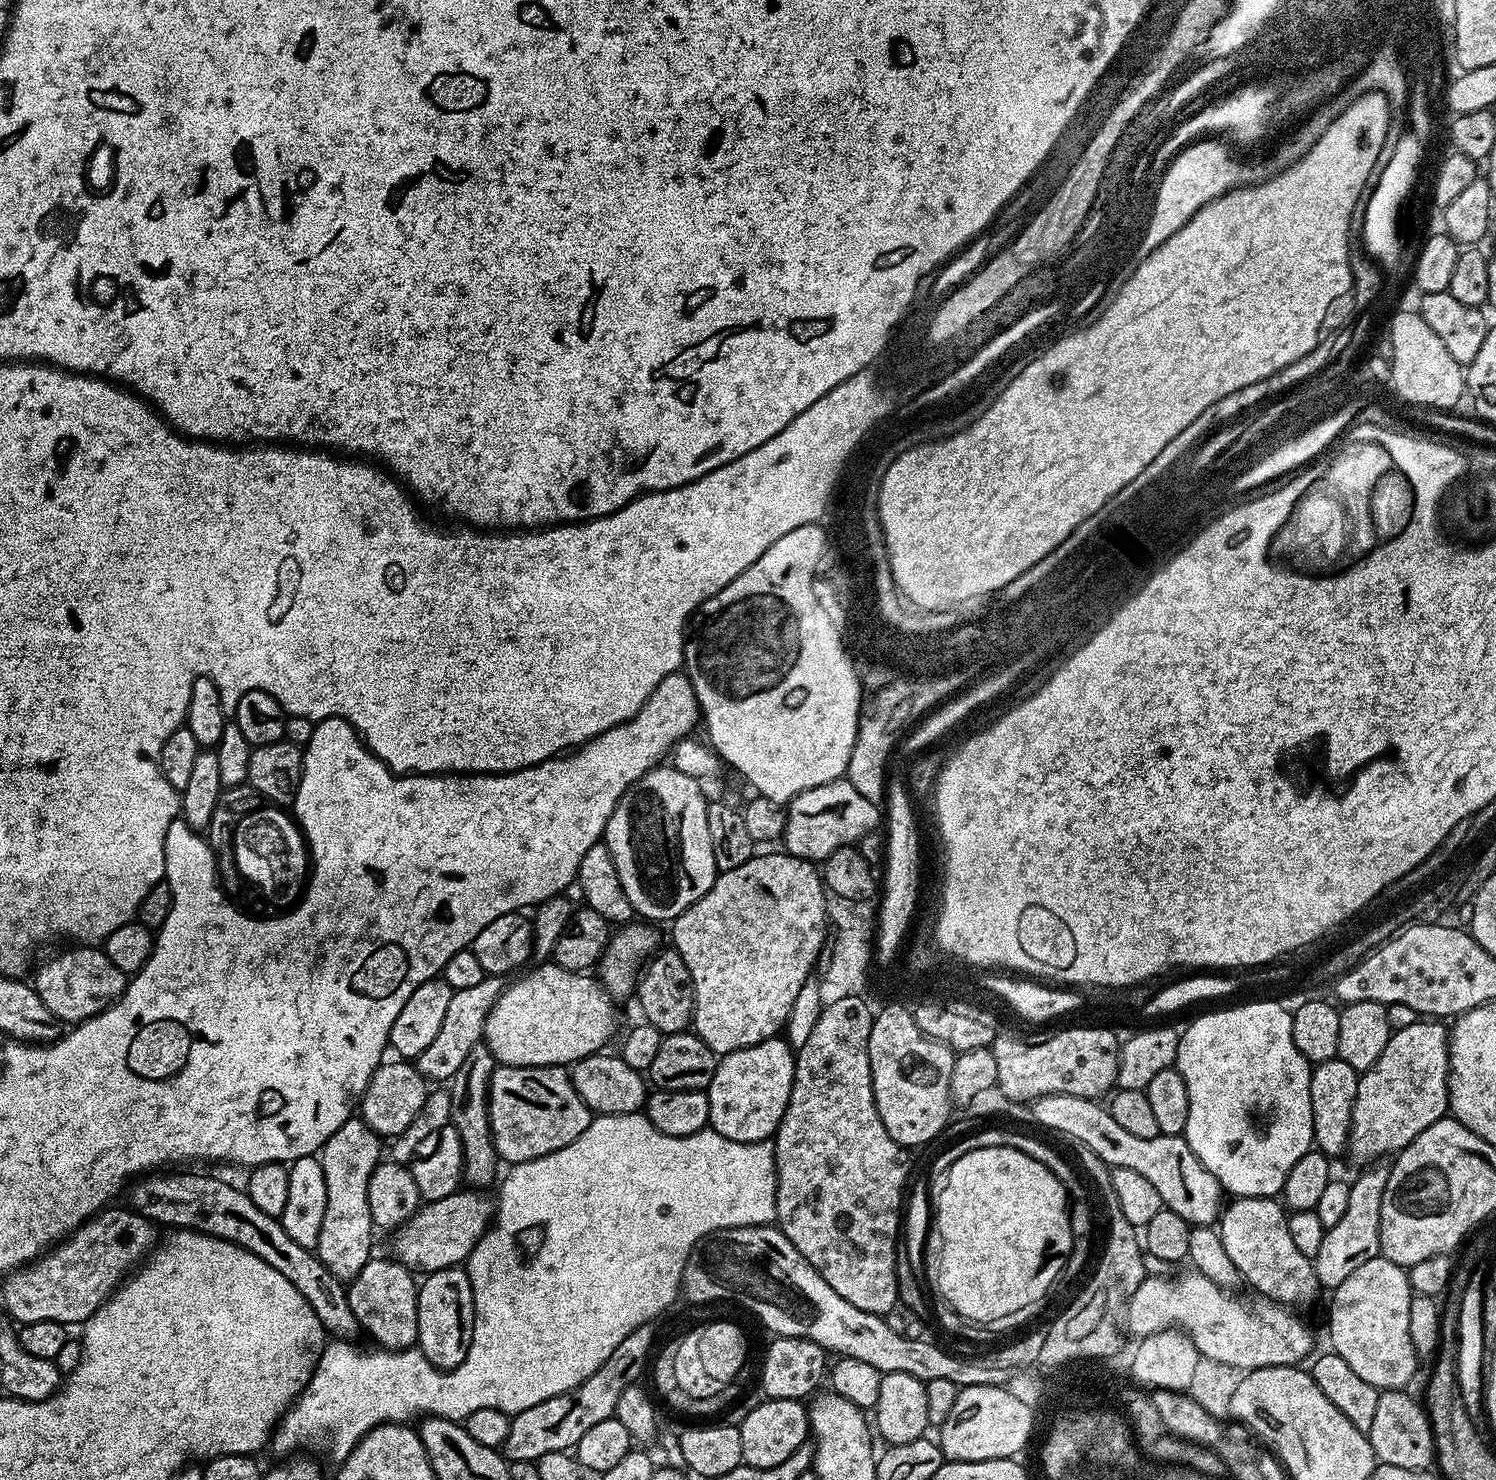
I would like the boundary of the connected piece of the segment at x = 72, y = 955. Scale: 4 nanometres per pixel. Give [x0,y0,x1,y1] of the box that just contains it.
[34,946,129,1026]

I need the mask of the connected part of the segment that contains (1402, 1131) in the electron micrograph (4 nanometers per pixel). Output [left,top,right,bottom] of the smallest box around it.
[1346,1018,1449,1166]

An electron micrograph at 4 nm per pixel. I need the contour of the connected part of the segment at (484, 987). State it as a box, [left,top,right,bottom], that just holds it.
[414,975,505,1082]

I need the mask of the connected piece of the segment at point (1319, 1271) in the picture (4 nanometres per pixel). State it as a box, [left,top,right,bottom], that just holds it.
[1314,1162,1388,1290]

